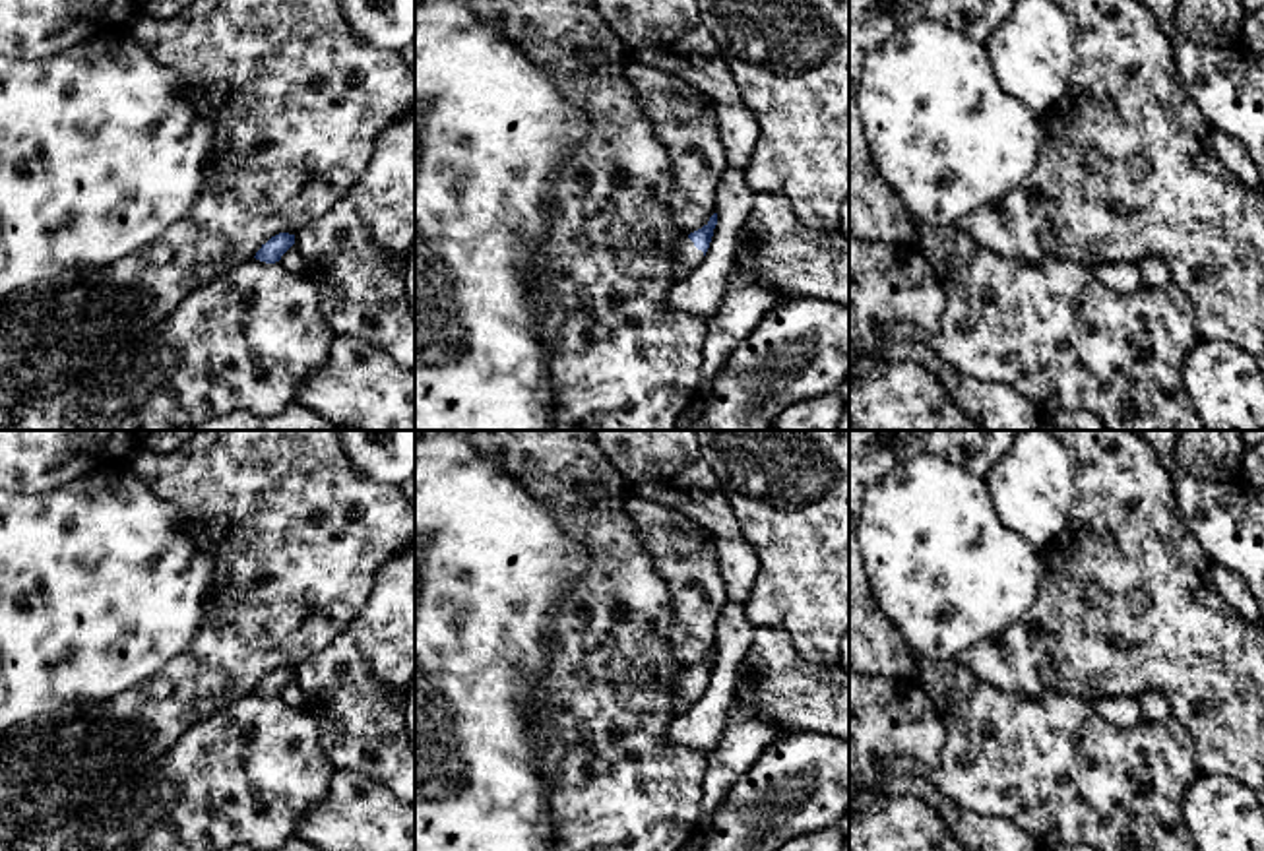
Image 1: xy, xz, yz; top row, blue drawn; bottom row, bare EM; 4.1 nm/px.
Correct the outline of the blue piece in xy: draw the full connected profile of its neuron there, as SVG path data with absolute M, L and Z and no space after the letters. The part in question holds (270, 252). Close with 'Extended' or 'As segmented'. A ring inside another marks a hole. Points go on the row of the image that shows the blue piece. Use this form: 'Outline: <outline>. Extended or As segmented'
Outline: M279 233L271 236L266 244L262 244L254 258L266 264L275 264L293 244L295 235Z. As segmented

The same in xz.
Outline: M713 213L702 229L694 231L688 236L682 238L682 242L679 246L679 260L677 260L677 266L675 266L677 283L682 281L684 277L688 277L690 271L706 256L710 242L711 242L711 236L713 236L715 225L717 225L717 213Z. Extended

